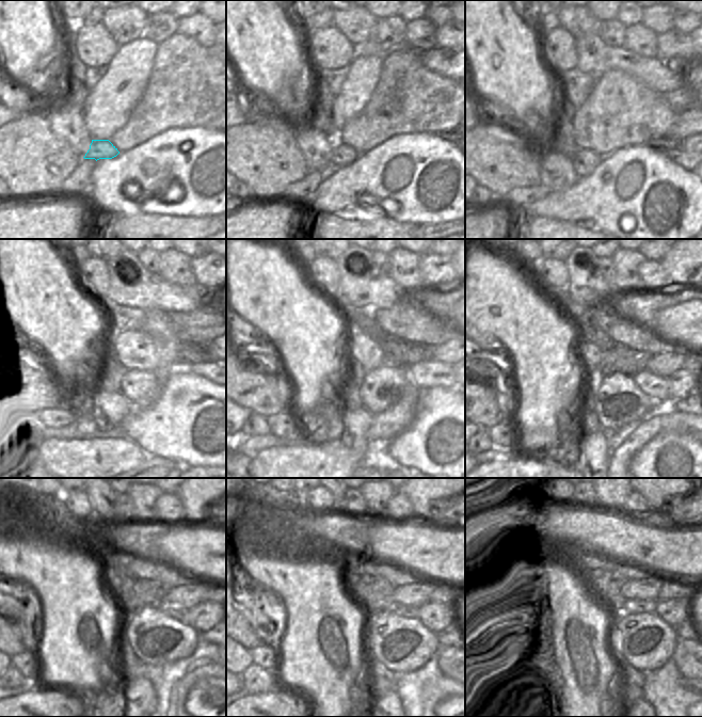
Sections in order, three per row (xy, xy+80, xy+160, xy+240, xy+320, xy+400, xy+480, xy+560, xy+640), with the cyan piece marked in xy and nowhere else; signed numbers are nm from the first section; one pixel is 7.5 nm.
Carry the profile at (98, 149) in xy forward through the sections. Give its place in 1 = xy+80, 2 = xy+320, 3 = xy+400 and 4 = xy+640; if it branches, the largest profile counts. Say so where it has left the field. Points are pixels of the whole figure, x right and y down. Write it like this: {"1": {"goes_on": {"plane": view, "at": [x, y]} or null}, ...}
{"1": {"goes_on": {"plane": "xy+80", "at": [341, 155]}}, "2": {"goes_on": {"plane": "xy+320", "at": [381, 387]}}, "3": {"goes_on": {"plane": "xy+400", "at": [625, 396]}}, "4": {"goes_on": {"plane": "xy+640", "at": [649, 642]}}}

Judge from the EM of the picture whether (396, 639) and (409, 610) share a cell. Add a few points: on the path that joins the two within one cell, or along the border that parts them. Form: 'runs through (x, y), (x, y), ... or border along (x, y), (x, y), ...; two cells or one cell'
border along (386, 610), (404, 617), (417, 618); two cells

